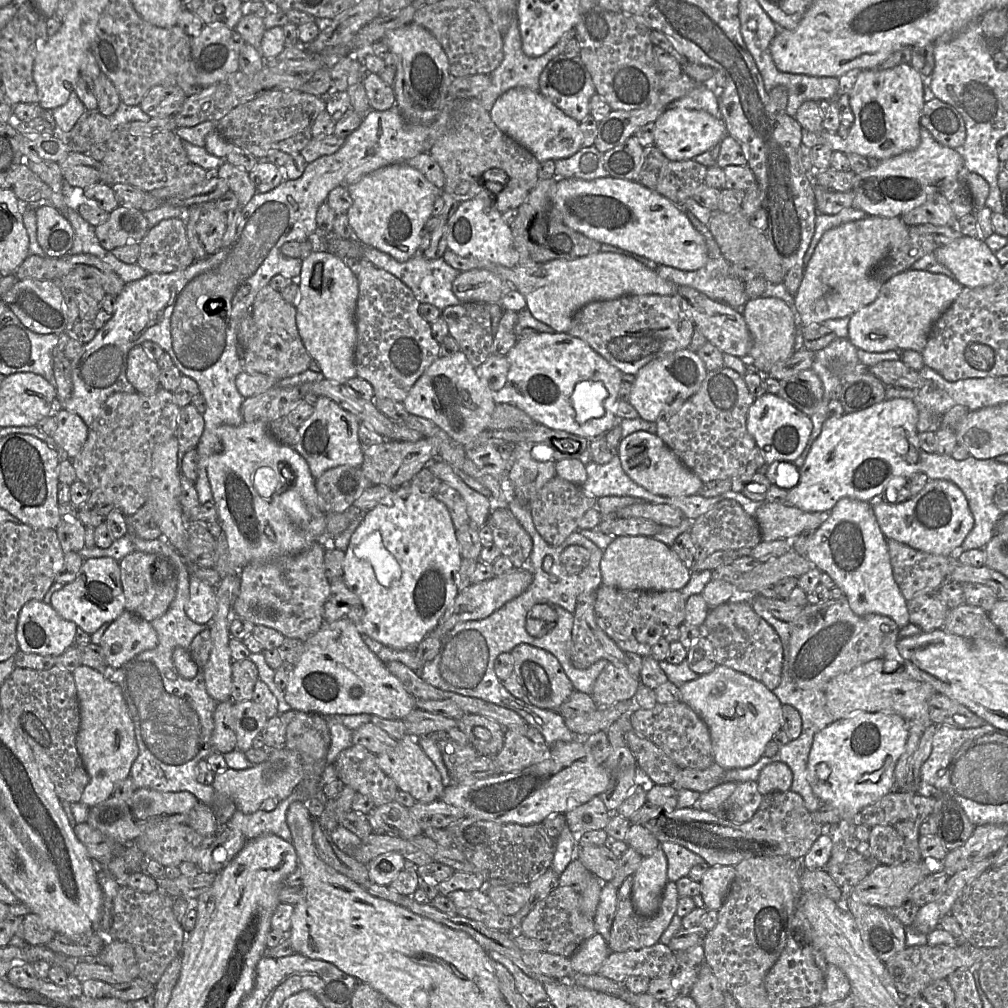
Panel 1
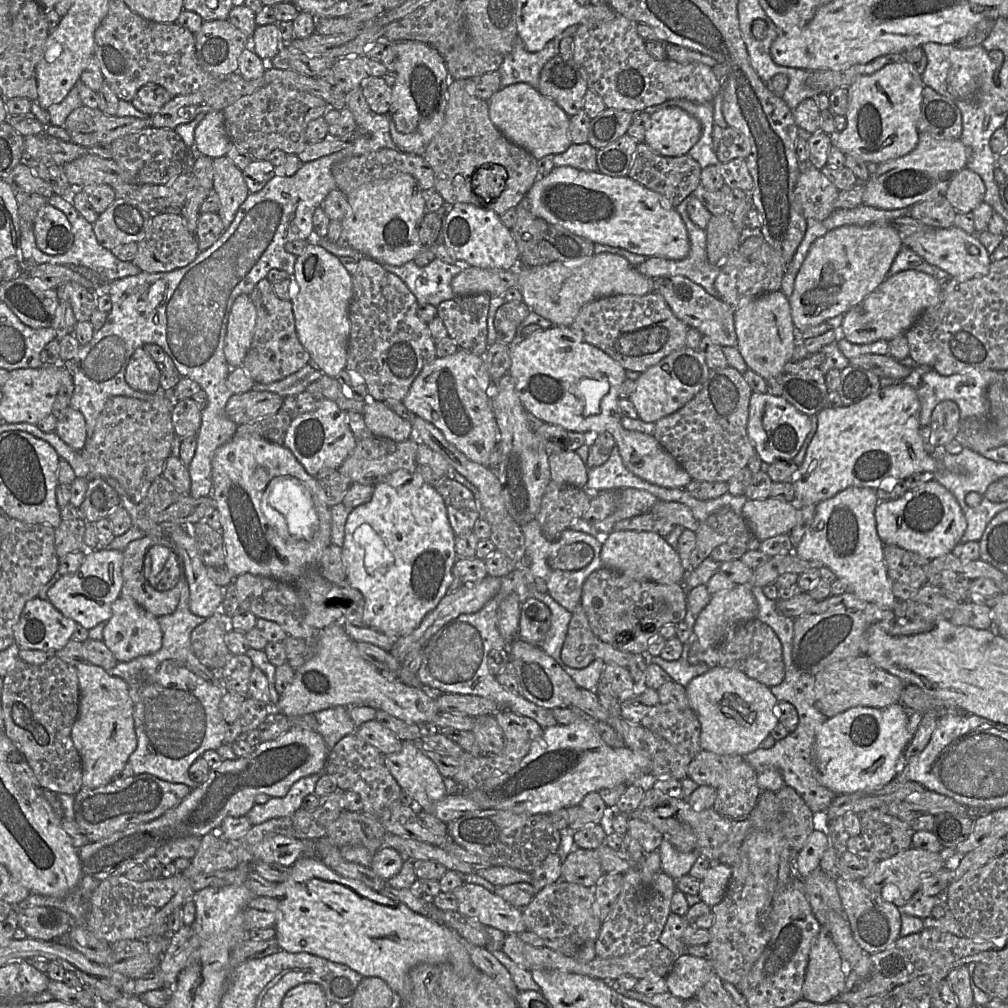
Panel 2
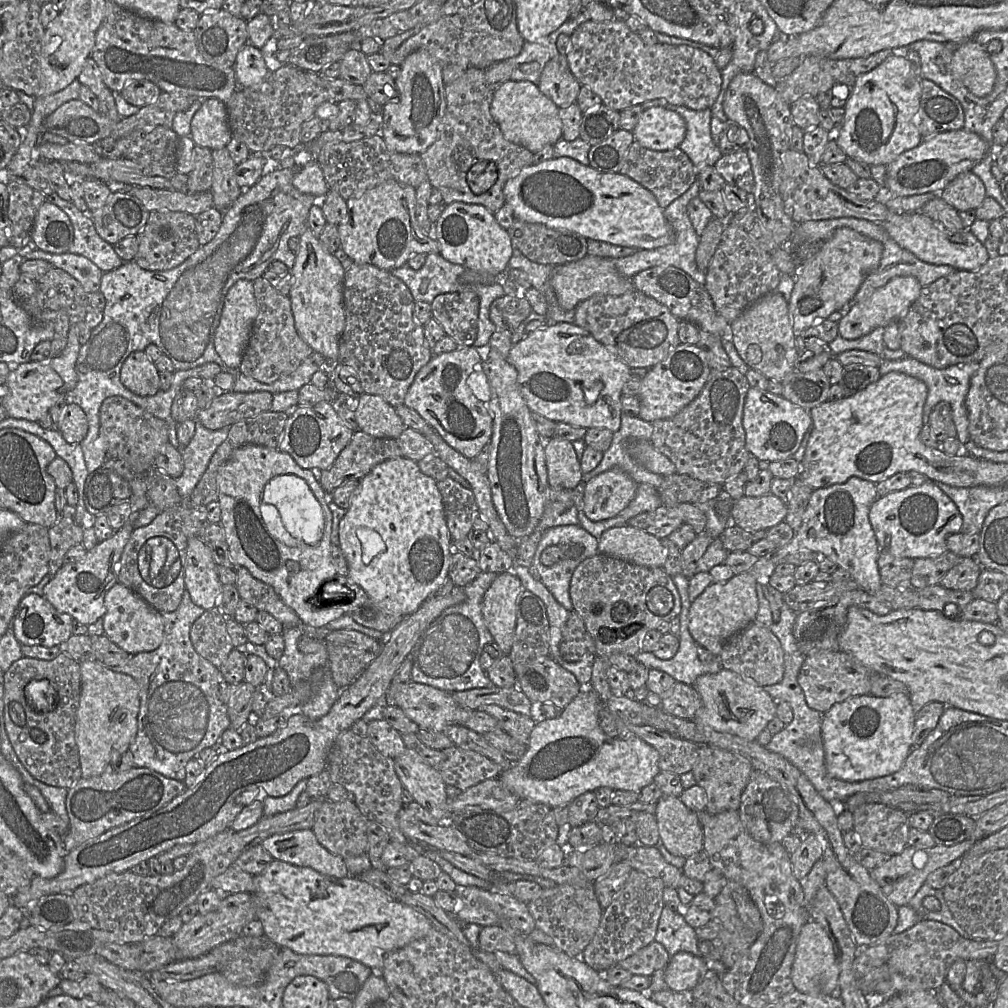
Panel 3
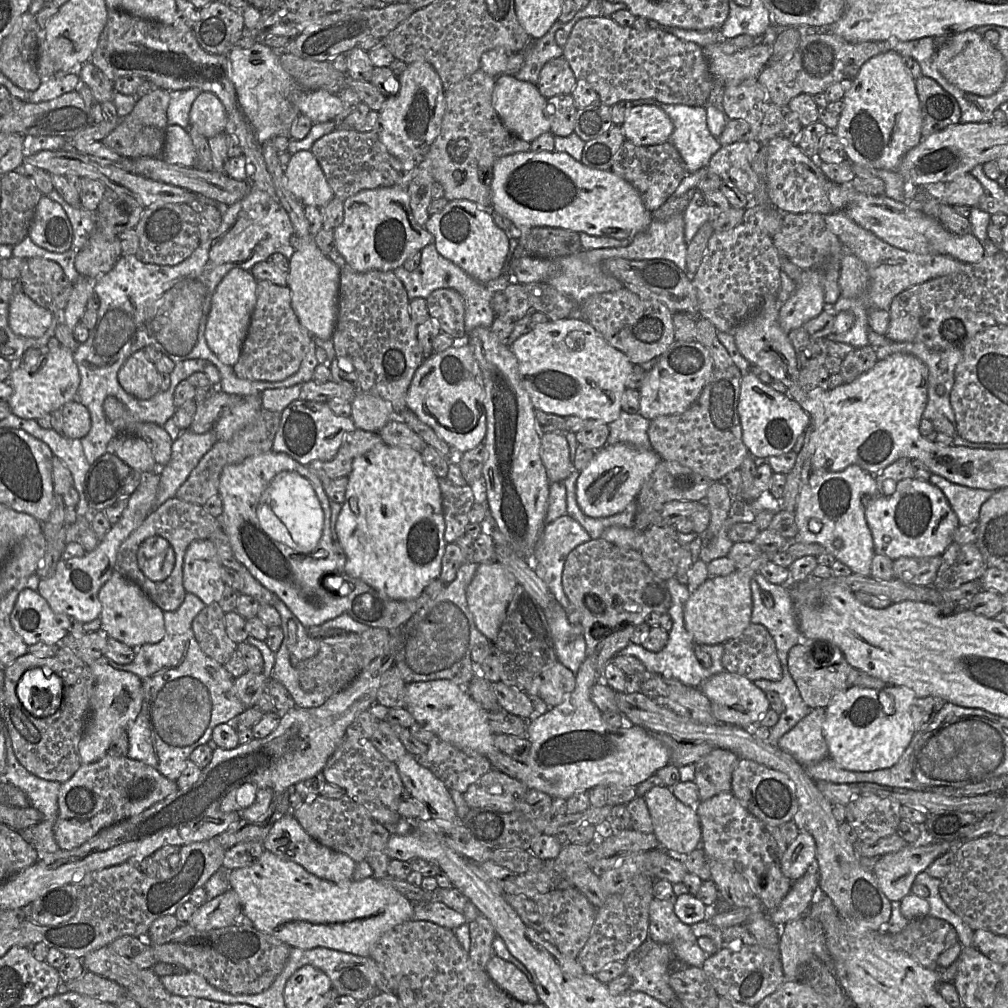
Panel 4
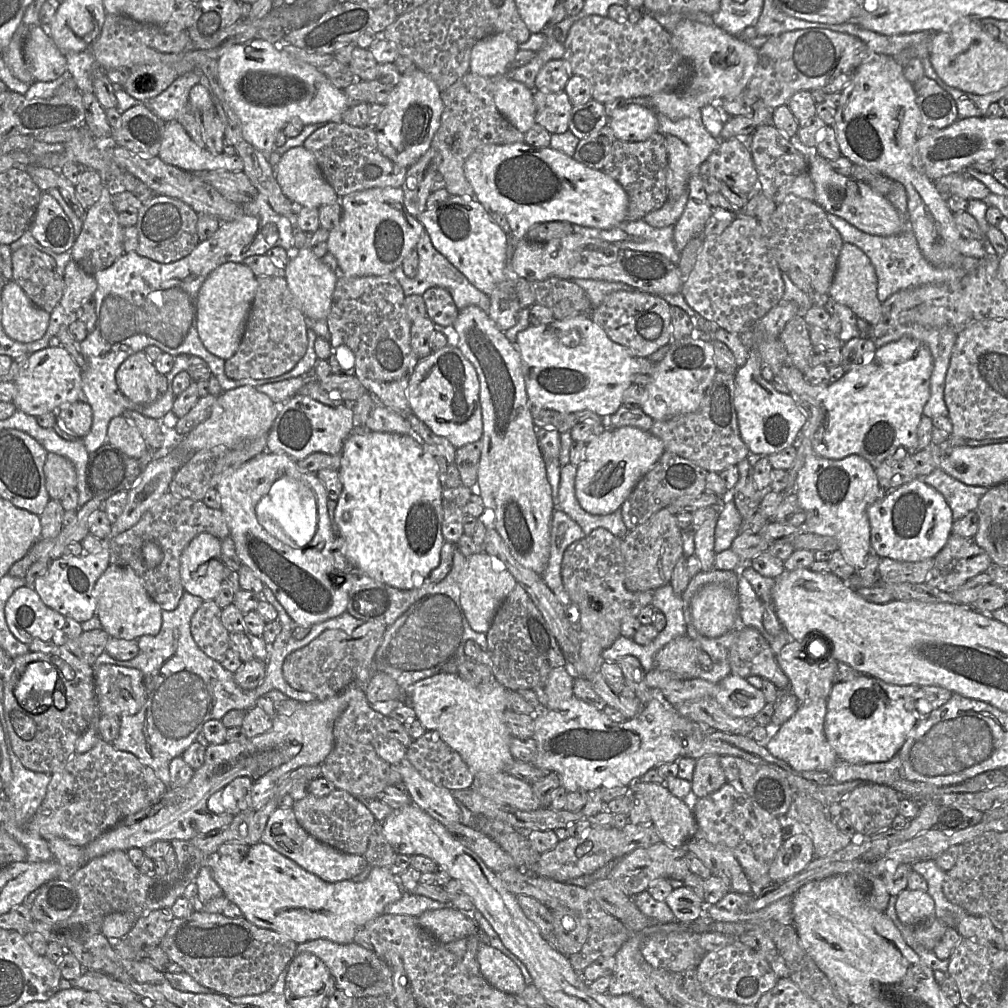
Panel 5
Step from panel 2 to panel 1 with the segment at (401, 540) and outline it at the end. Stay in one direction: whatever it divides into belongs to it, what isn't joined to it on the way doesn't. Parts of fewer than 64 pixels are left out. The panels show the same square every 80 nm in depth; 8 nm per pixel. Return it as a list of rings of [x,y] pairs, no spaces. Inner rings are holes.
[[[405,484],[394,489],[391,505],[379,504],[370,511],[364,512],[362,522],[352,534],[349,545],[345,550],[343,579],[347,587],[360,598],[364,607],[364,616],[360,625],[362,634],[366,634],[374,640],[394,649],[405,650],[415,648],[427,635],[435,630],[446,609],[459,594],[458,572],[462,559],[460,545],[456,536],[456,528],[446,505],[436,499],[435,496],[426,495],[413,489],[410,484]]]

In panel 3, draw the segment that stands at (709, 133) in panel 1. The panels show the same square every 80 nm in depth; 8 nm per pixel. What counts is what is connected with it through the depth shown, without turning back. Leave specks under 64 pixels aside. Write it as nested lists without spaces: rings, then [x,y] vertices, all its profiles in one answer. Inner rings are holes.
[[[666,107],[645,109],[632,131],[635,141],[642,147],[666,151],[679,148],[686,134],[685,120]]]

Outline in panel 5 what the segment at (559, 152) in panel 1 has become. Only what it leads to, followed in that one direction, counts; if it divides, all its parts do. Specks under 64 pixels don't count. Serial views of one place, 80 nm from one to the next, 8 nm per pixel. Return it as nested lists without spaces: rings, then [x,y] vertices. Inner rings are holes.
[[[508,74],[493,79],[494,101],[499,112],[525,134],[535,121],[533,90],[513,80]]]

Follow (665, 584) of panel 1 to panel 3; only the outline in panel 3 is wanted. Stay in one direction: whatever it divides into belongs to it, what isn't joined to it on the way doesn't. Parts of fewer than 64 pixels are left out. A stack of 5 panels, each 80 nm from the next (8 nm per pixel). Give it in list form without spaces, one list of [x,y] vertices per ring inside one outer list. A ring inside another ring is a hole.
[[[630,525],[607,529],[598,542],[600,553],[640,566],[662,568],[668,556],[662,540]]]

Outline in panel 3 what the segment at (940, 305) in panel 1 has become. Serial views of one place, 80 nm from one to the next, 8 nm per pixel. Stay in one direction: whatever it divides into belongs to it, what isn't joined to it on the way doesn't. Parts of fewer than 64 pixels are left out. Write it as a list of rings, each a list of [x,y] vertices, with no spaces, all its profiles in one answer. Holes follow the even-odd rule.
[[[897,276],[876,289],[865,301],[851,307],[838,322],[838,333],[845,339],[860,338],[878,327],[900,320],[920,295],[922,286],[913,276]]]

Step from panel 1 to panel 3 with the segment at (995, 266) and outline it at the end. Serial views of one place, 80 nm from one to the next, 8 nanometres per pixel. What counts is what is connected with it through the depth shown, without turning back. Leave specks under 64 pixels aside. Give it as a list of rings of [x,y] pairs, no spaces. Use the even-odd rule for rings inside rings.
[[[919,211],[893,212],[890,219],[876,224],[880,225],[900,247],[930,264],[949,265],[956,270],[976,271],[990,258],[984,244],[969,229],[952,231],[941,222],[935,221]]]

